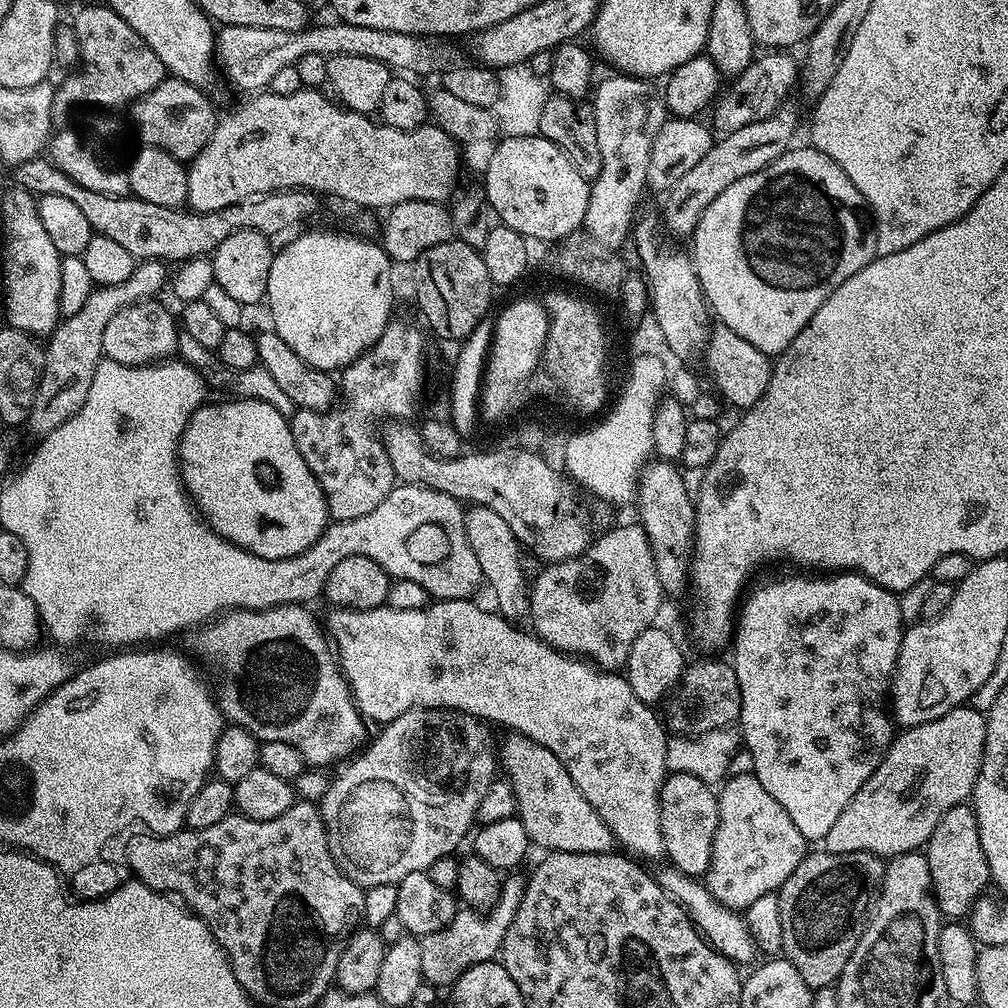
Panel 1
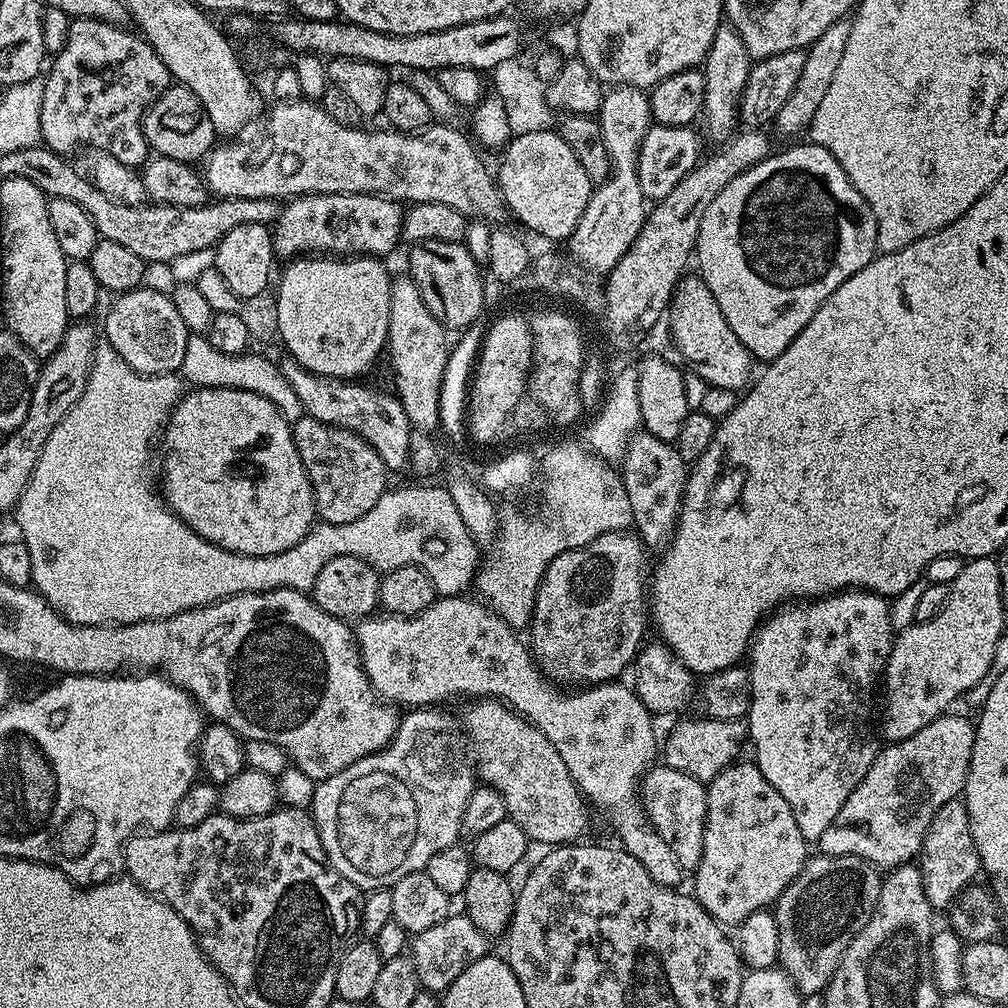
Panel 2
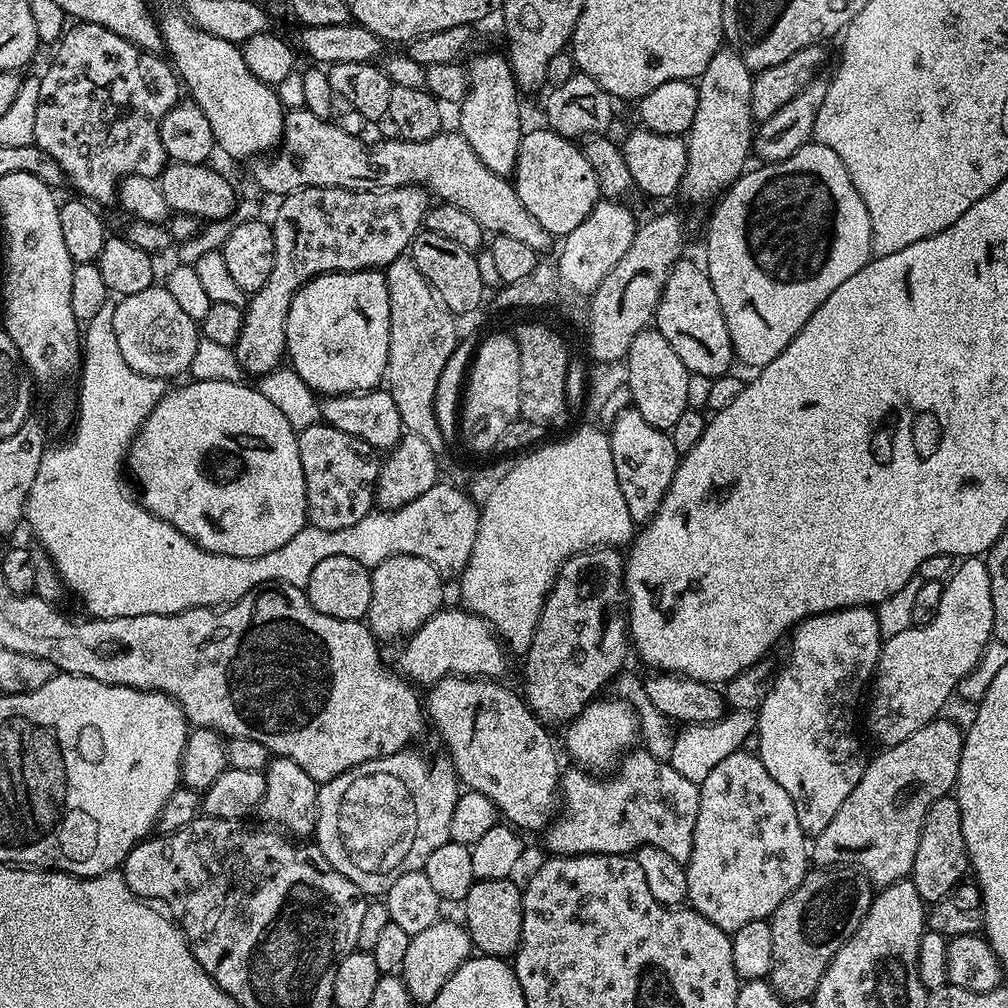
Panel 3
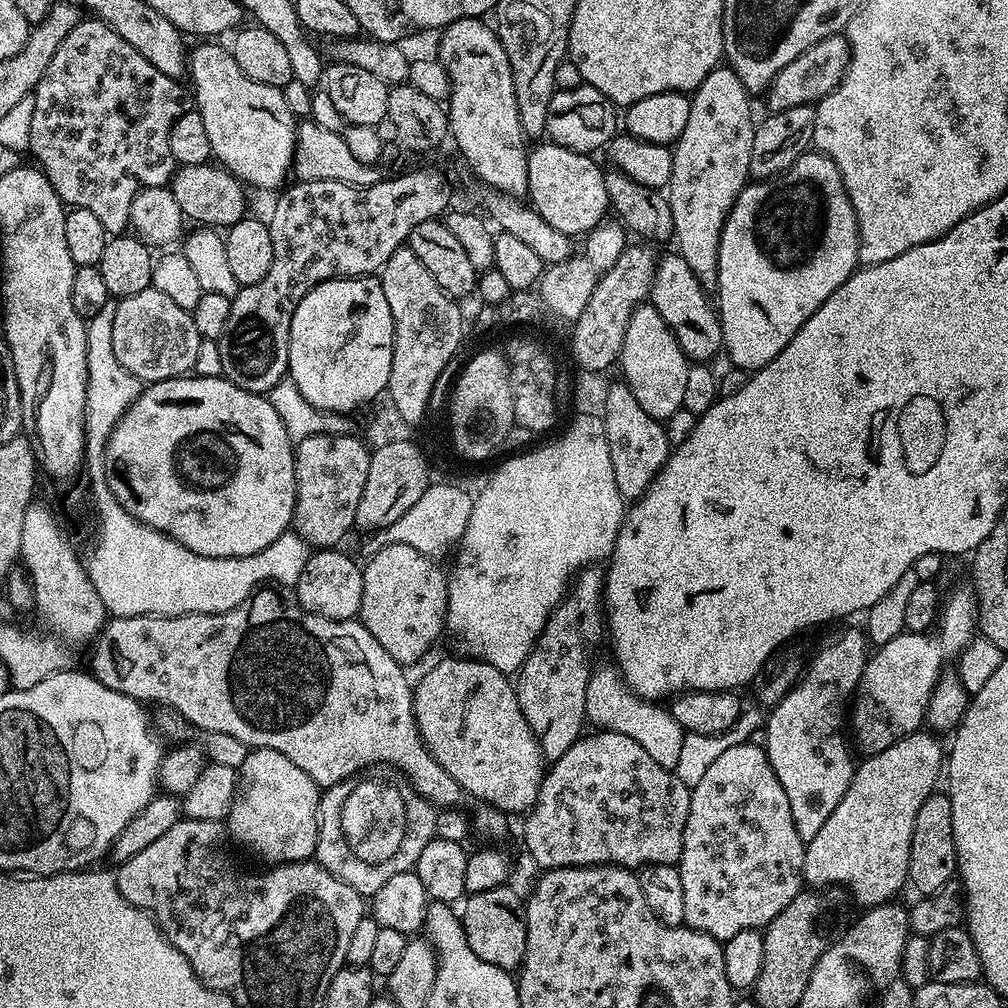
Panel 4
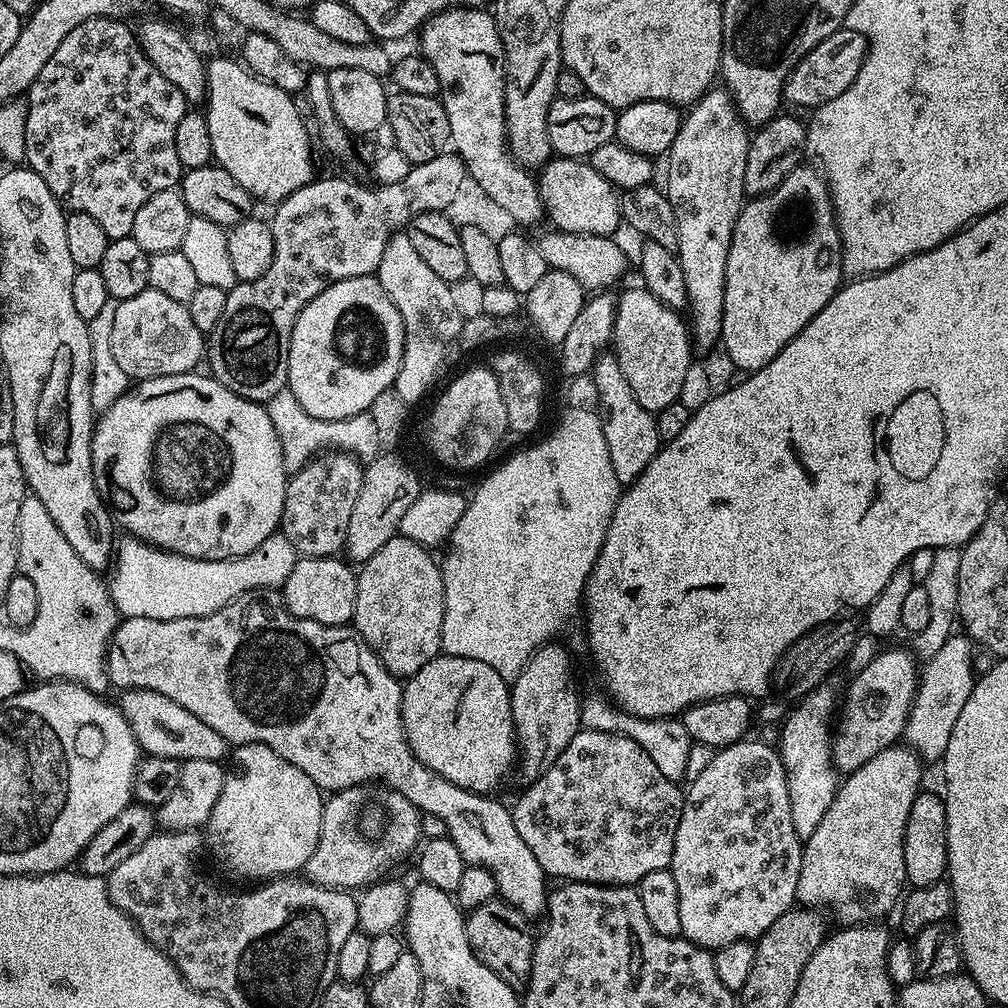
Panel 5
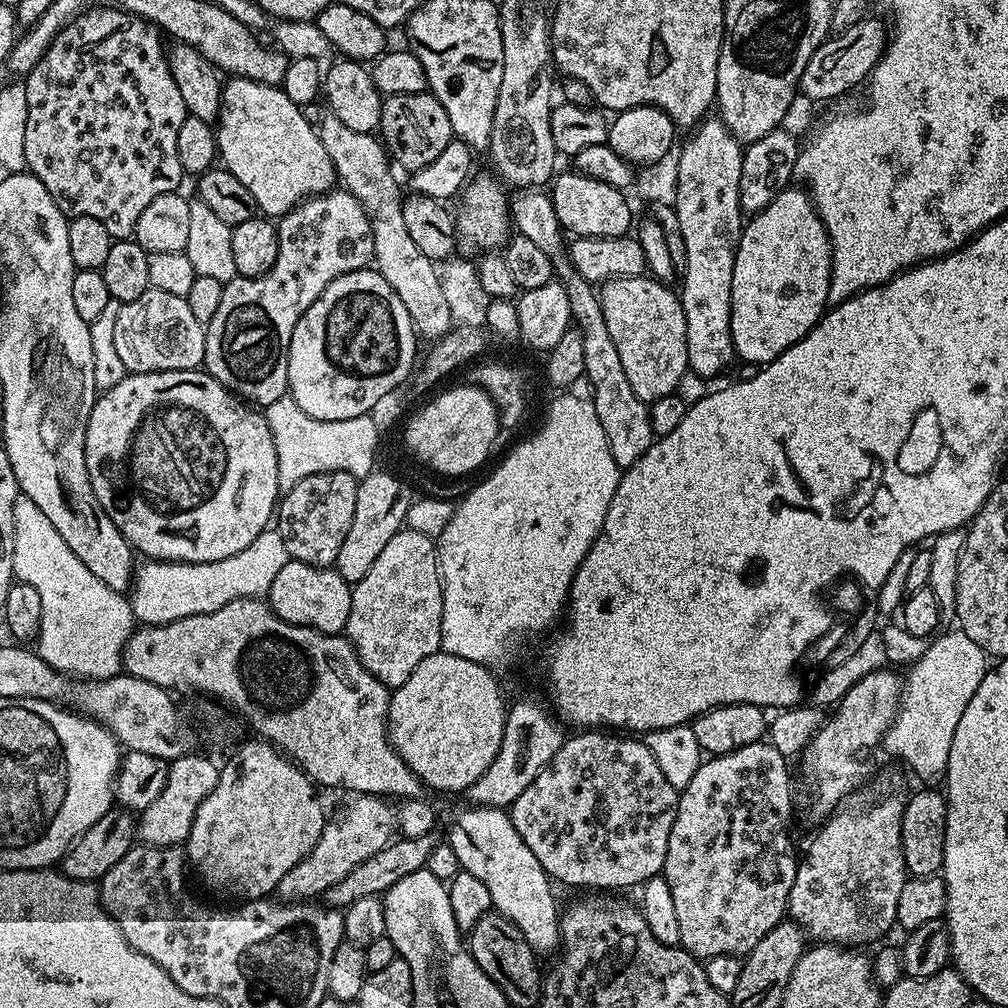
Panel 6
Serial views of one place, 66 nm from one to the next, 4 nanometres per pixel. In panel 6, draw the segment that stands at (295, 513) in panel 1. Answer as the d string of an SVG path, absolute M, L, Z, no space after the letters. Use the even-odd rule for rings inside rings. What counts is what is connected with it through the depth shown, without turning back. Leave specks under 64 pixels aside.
M200 370L190 372L134 372L126 374L118 386L103 389L97 395L94 406L90 410L90 418L86 426L86 470L90 474L90 482L94 486L94 498L106 510L108 517L118 526L118 530L126 538L126 542L137 553L140 552L148 560L175 562L178 564L205 564L218 562L222 558L230 558L258 534L262 534L273 523L274 513L282 489L278 482L278 454L274 450L274 438L270 434L268 417L263 411L249 406L239 396L230 394L216 380L206 378Z

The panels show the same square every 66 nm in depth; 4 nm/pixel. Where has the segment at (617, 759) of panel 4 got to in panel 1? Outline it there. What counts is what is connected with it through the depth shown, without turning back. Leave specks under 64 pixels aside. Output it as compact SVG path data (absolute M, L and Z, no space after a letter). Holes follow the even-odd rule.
M694 774L665 775L660 791L660 813L662 814L662 834L668 851L667 859L671 867L682 870L687 876L703 877L710 866L714 830L718 830L718 802L713 785L694 778Z

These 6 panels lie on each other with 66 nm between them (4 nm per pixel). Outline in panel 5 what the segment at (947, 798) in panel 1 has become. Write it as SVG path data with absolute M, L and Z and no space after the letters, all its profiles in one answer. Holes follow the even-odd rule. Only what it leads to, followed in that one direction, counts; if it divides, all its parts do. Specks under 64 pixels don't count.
M893 746L884 748L878 754L874 754L874 758L870 758L865 764L856 768L843 777L842 783L836 789L836 797L834 802L830 802L830 810L826 810L826 818L822 818L822 822L818 822L818 830L814 830L814 834L810 834L810 838L803 841L804 861L802 862L802 870L798 874L798 890L796 891L796 899L804 906L824 906L820 904L828 904L827 911L837 916L844 926L863 926L873 922L883 921L883 916L888 911L895 909L901 903L902 897L906 892L906 858L904 857L904 835L906 834L906 818L910 818L910 806L914 806L914 798L922 791L920 779L924 776L925 765L919 756L907 746Z

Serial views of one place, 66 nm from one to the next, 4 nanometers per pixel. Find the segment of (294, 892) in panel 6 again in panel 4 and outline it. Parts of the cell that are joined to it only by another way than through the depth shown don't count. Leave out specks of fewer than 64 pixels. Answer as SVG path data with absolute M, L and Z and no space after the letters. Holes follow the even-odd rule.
M380 766L375 770L369 771L367 774L351 776L348 780L343 780L334 786L323 789L320 797L320 833L318 834L314 859L317 864L320 864L332 876L337 876L342 882L346 882L346 886L354 886L354 890L358 890L361 896L371 898L375 896L378 890L382 890L382 886L386 886L386 882L390 882L390 878L394 878L394 874L411 872L415 869L416 863L418 862L418 854L422 854L422 849L425 848L426 842L430 842L436 836L437 815L437 809L433 804L426 798L418 795L411 784L408 783L407 778L396 768Z

